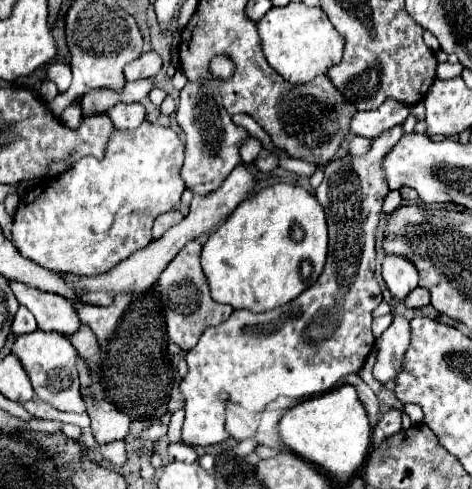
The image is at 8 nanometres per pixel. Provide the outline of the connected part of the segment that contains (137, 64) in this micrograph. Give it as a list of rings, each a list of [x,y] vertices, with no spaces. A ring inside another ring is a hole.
[[[145,52],[137,60],[133,60],[133,62],[127,64],[125,70],[123,70],[123,74],[125,74],[127,82],[131,82],[131,80],[143,80],[143,78],[155,76],[161,70],[161,66],[163,66],[163,60],[161,60],[159,54]]]

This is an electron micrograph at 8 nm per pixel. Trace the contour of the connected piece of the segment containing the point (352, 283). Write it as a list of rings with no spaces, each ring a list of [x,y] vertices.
[[[403,126],[393,128],[385,132],[385,136],[377,138],[367,154],[357,158],[337,156],[327,164],[325,180],[315,192],[317,200],[325,208],[329,224],[329,256],[323,276],[317,280],[317,284],[307,288],[301,296],[297,296],[293,302],[285,306],[277,306],[261,314],[253,314],[249,310],[235,310],[223,324],[207,328],[199,344],[185,356],[189,372],[181,382],[181,388],[185,390],[183,394],[187,394],[189,390],[193,392],[195,388],[203,388],[211,394],[225,396],[229,395],[229,392],[237,392],[233,388],[253,388],[253,392],[257,392],[261,400],[269,402],[279,396],[305,400],[329,392],[341,378],[361,370],[365,358],[369,356],[375,344],[371,336],[371,314],[373,308],[383,300],[381,288],[375,278],[375,234],[381,220],[381,204],[389,194],[389,186],[381,170],[381,164],[401,136]]]

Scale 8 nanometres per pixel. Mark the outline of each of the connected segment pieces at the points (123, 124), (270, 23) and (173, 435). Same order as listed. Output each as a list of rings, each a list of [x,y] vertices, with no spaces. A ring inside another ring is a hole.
[[[137,102],[115,104],[105,114],[111,118],[115,128],[125,128],[125,130],[137,128],[137,124],[141,124],[145,120],[145,108],[143,108],[143,104],[137,104]]]
[[[289,2],[285,8],[271,8],[265,18],[257,22],[257,28],[269,66],[291,84],[307,84],[343,58],[345,38],[331,26],[321,8],[311,8],[303,2]]]
[[[184,409],[176,411],[170,419],[167,437],[170,443],[180,442],[181,430],[185,419]]]

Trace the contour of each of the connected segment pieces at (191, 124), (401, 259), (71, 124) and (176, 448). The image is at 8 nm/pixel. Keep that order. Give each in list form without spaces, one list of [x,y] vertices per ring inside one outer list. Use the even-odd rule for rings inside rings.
[[[215,56],[209,64],[209,74],[215,80],[195,80],[187,82],[181,90],[181,100],[177,106],[177,124],[185,132],[185,164],[181,170],[181,178],[185,180],[187,188],[191,188],[193,194],[207,194],[213,192],[223,184],[223,180],[229,176],[229,172],[241,162],[239,158],[239,146],[241,140],[247,138],[247,132],[231,122],[231,116],[223,108],[221,102],[221,80],[229,80],[235,72],[235,64],[229,56]]]
[[[387,256],[383,260],[383,280],[389,292],[403,300],[411,290],[419,286],[419,272],[405,256]]]
[[[77,106],[67,108],[67,110],[61,114],[61,120],[63,120],[63,124],[65,124],[67,128],[77,130],[79,124],[81,124],[81,120],[83,120],[83,112],[81,112],[81,108],[77,108]]]
[[[169,444],[167,448],[167,460],[179,460],[179,462],[195,462],[197,460],[197,452],[191,446],[183,446],[183,444]]]

